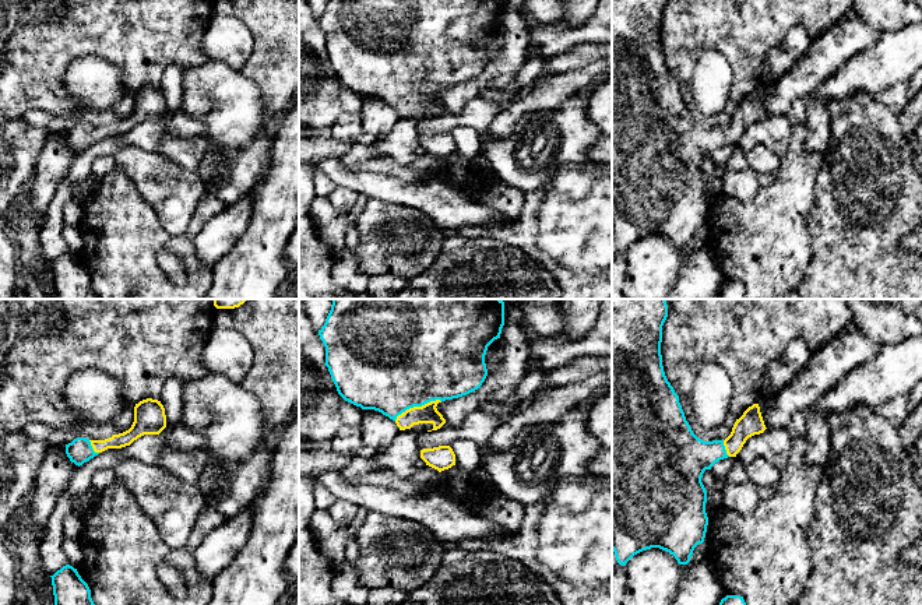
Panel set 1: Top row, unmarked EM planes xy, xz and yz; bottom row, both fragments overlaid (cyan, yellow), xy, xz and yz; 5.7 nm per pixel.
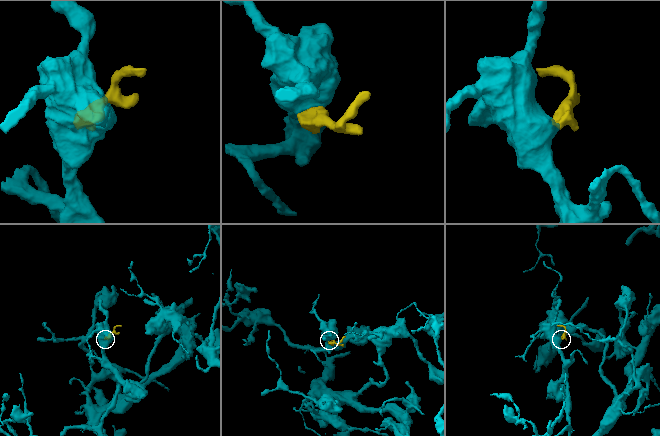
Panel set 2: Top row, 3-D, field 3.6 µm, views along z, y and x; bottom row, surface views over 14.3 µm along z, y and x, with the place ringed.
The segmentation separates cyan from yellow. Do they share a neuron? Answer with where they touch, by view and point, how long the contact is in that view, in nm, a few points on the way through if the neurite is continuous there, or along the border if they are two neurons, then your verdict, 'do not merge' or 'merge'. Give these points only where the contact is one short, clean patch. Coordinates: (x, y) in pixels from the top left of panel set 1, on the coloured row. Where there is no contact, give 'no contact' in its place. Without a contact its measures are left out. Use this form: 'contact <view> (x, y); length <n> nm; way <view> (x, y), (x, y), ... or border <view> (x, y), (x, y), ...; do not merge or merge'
contact xz (416, 405); length 300 nm; way xz (405, 363), (407, 390), (416, 405), (426, 414); merge

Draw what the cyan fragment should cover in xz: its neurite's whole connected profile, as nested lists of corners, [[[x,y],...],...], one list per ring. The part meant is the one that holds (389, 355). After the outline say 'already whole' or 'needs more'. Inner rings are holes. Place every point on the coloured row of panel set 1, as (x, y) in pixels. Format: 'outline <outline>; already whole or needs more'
outline [[[332,299],[324,326],[319,330],[325,347],[325,366],[338,394],[362,409],[374,409],[393,419],[400,430],[432,423],[440,429],[446,419],[437,404],[478,390],[488,376],[488,347],[500,338],[504,326],[502,299]]]; needs more

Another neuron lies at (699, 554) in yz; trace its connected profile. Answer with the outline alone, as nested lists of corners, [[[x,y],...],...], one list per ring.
[[[698,544],[693,551],[690,562],[687,564],[680,564],[680,573],[683,576],[687,574],[693,566],[696,566],[703,560],[705,560],[705,551],[704,551],[704,545]]]

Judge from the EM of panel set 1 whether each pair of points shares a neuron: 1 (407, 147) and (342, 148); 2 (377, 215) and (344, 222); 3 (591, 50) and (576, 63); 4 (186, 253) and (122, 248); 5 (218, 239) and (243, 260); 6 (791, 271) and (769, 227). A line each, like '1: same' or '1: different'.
1: different
2: different
3: same
4: same
5: different
6: same

